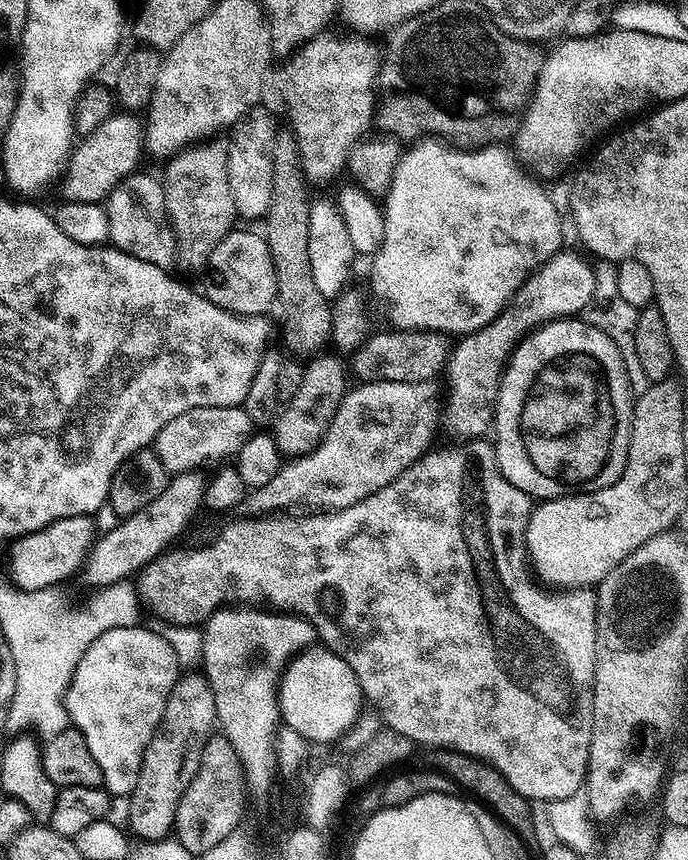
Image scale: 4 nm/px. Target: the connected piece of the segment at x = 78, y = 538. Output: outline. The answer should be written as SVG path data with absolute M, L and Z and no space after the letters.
M92 516L62 518L49 528L31 532L11 541L12 553L8 556L8 572L11 583L22 591L37 592L43 588L55 589L67 576L81 571L88 559L88 550L94 543L94 520Z

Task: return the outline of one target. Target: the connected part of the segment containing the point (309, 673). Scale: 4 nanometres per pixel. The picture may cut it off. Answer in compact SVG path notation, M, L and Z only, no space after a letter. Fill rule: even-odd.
M323 646L306 648L292 657L292 660L283 669L278 683L278 699L283 723L289 728L298 730L298 734L302 734L305 740L313 745L328 744L331 740L338 739L343 732L349 733L353 724L362 714L362 709L360 709L362 693L354 670L350 670L350 666L346 666L346 662L341 656Z

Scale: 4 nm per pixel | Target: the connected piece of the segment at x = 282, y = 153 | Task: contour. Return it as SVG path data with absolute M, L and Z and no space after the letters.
M291 131L276 133L274 145L274 190L266 217L268 229L262 235L268 241L276 279L275 311L280 311L280 336L289 353L308 358L329 343L331 334L331 303L320 293L310 271L310 210L313 197L308 197L310 181L300 164L300 151Z

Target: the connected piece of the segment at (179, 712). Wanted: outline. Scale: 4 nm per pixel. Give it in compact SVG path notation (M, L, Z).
M200 674L181 675L174 690L170 690L170 698L166 698L166 710L162 710L162 718L144 751L138 786L134 786L127 801L126 828L133 837L137 836L137 841L162 840L173 831L178 802L195 778L202 750L216 727L214 694L207 680Z

